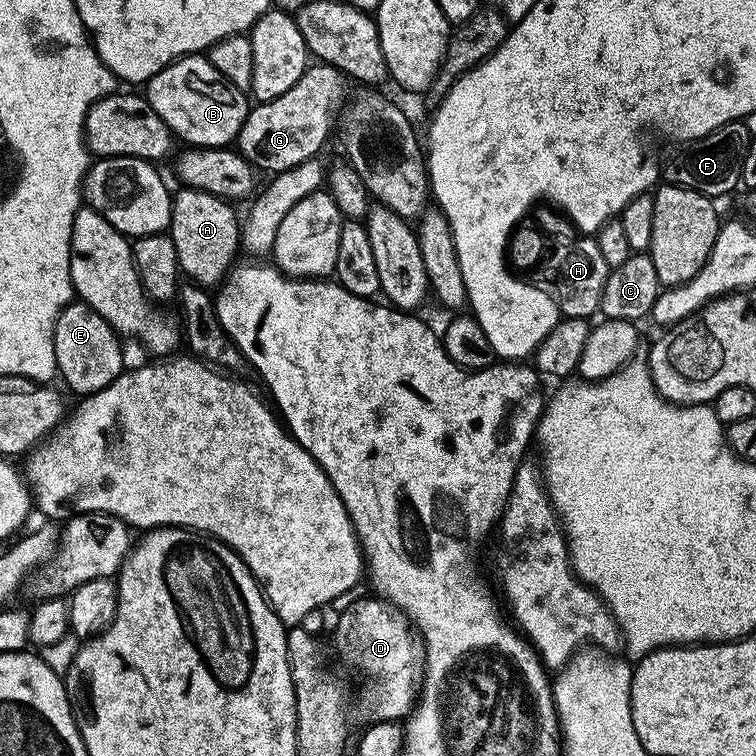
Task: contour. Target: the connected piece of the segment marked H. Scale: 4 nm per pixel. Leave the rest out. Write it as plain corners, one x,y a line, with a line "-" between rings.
580,238
564,244
552,256
548,265
545,263
544,277
538,280
543,295
549,296
560,309
561,317
592,318
600,310
602,290
606,286
609,268
606,258
602,258
602,250
598,250
595,239

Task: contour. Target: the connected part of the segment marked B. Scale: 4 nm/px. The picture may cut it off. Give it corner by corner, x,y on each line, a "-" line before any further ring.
189,54
180,57
173,64
168,64
158,74
151,76
146,82
147,88
146,97
150,106
162,118
173,137
180,139
181,136
185,140
183,143
188,146
222,148
231,145
248,117
249,97
242,90
238,90
238,86
226,82
226,78
222,78
222,74
214,70
214,66
204,54

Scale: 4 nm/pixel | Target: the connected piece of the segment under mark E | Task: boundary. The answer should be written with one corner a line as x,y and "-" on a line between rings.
73,302
65,306
58,314
56,325
54,326
54,358
56,359
56,370
59,379
64,379
64,384
72,392
77,392
77,397
83,398
93,396
95,392
106,390
110,382
119,378
121,372
125,371
124,348
121,337
88,304
83,302

